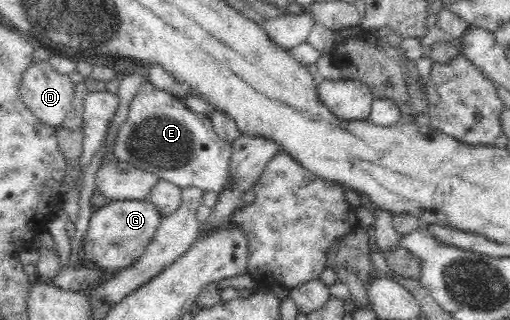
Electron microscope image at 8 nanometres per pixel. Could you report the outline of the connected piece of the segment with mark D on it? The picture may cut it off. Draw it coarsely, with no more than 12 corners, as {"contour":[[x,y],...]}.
{"contour":[[32,59],[19,93],[36,118],[58,127],[76,85],[48,59]]}

